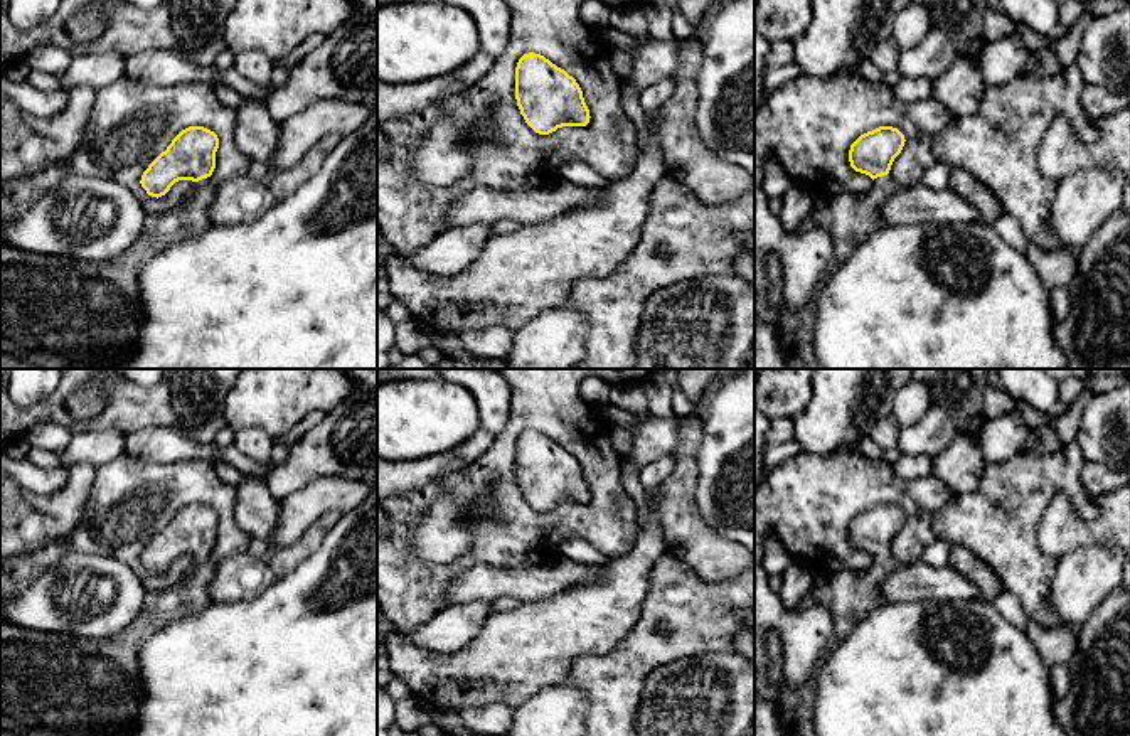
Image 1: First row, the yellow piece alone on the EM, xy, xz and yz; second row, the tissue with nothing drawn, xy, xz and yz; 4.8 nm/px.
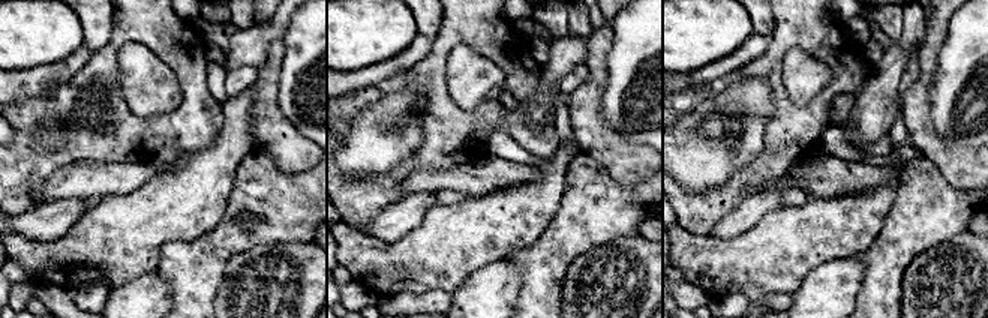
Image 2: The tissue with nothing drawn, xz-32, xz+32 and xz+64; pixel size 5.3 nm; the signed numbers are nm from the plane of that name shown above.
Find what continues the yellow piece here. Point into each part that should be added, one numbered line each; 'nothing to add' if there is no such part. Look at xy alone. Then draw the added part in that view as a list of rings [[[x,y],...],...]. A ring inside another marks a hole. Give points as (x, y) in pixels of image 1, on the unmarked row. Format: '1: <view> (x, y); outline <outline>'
1: xy (51, 684); outline [[[211,554],[194,559],[190,574],[158,591],[147,591],[141,611],[121,632],[108,638],[83,638],[66,633],[29,630],[0,620],[0,731],[15,736],[126,736],[136,726],[145,697],[140,674],[140,648],[160,628],[189,615],[205,611],[214,601],[209,584],[216,574]]]

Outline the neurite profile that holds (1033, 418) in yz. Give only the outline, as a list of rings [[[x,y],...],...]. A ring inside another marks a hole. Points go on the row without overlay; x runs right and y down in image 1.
[[[1017,403],[1015,409],[1022,414],[1024,423],[1029,429],[1039,429],[1053,424],[1053,418],[1029,406],[1027,403]]]

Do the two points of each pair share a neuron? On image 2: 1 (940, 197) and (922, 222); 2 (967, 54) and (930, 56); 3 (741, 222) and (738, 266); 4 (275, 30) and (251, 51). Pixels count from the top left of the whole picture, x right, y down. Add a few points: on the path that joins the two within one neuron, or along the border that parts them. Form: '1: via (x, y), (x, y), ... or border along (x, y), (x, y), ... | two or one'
1: via (934, 203), (922, 216) | one
2: border along (948, 21), (948, 33), (930, 90) | two
3: border along (771, 212), (732, 237), (709, 234) | two
4: via (269, 33), (257, 45) | one

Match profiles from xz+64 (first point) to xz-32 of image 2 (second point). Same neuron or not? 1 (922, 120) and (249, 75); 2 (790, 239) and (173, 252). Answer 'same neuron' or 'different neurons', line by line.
1: different neurons
2: different neurons

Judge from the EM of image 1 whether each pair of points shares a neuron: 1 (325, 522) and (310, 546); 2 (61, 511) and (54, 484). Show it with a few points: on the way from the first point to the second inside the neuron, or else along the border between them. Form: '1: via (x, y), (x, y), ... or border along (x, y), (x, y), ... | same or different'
1: via (320, 528), (310, 541) | same
2: border along (69, 470), (68, 480), (49, 494), (17, 482) | different

